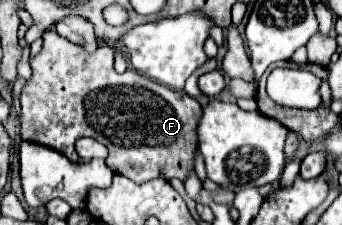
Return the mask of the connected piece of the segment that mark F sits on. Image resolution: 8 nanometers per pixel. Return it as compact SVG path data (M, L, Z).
M55 30L43 34L43 48L37 56L31 56L31 78L21 92L21 138L37 142L57 150L74 163L79 161L75 143L83 136L91 136L105 144L109 150L109 168L135 182L147 182L153 178L181 178L193 170L193 158L197 152L197 124L201 120L201 104L185 92L171 90L163 84L147 80L135 70L117 74L113 70L113 48L99 44L93 54L87 54L83 46L71 44Z

